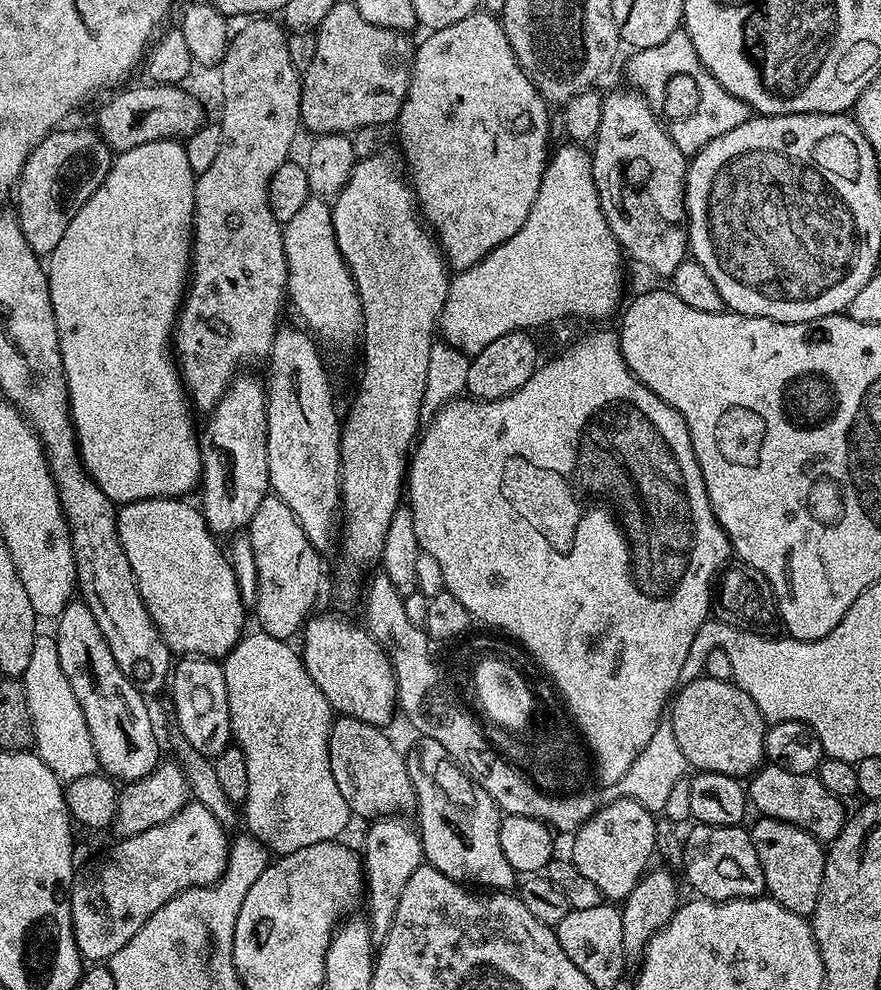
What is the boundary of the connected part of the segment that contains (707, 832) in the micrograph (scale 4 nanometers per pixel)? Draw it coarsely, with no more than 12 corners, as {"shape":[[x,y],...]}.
{"shape":[[692,826],[684,872],[706,900],[766,892],[740,826]]}

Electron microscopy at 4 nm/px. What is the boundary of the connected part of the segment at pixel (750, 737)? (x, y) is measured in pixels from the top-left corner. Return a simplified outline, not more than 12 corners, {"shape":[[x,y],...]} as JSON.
{"shape":[[702,675],[671,701],[693,769],[748,778],[765,718],[735,682]]}

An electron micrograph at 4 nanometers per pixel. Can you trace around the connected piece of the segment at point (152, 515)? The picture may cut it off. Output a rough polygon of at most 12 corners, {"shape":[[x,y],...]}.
{"shape":[[184,498],[118,534],[168,651],[223,658],[245,631],[233,561]]}

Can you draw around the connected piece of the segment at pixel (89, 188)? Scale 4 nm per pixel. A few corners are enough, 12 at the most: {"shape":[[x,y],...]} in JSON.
{"shape":[[91,127],[51,132],[14,189],[41,258],[102,186],[114,153]]}

